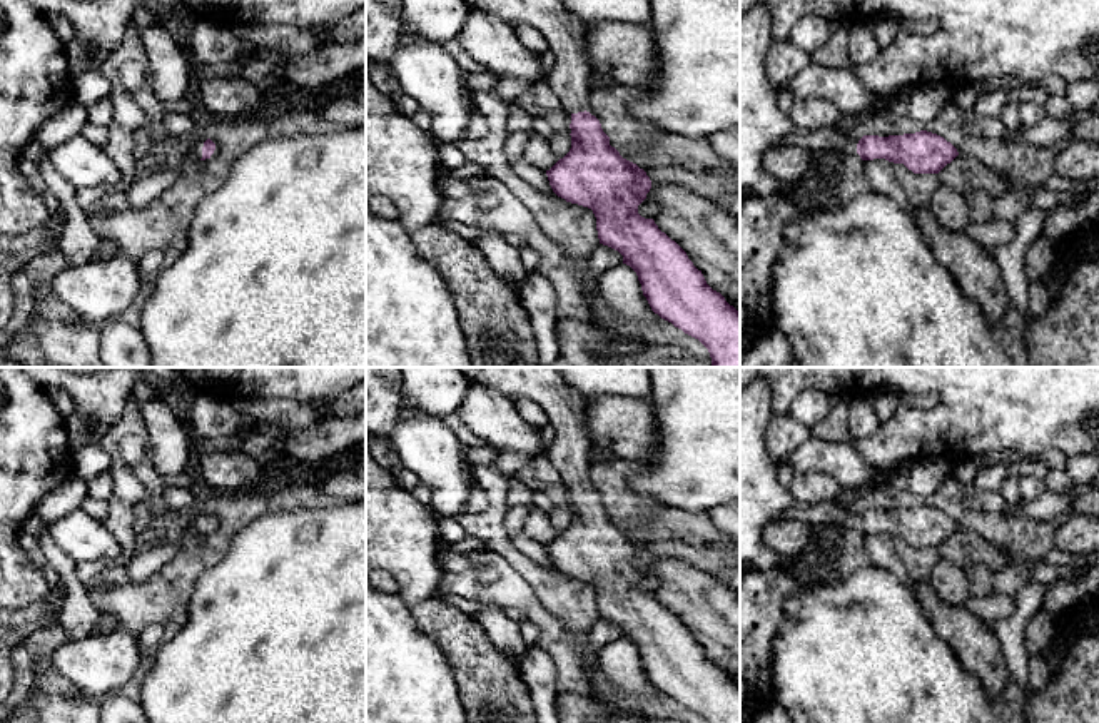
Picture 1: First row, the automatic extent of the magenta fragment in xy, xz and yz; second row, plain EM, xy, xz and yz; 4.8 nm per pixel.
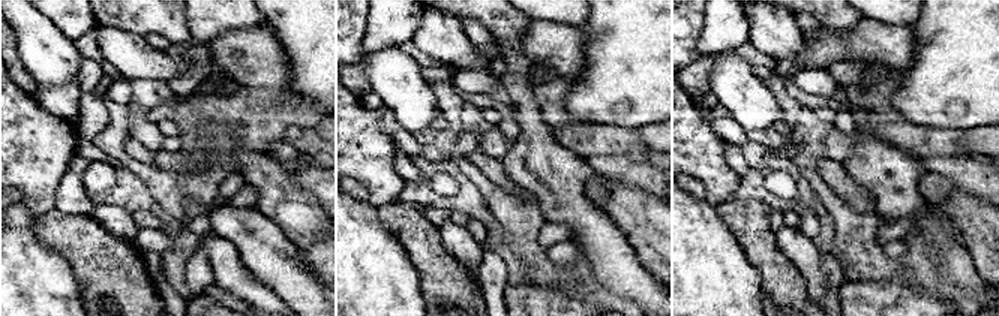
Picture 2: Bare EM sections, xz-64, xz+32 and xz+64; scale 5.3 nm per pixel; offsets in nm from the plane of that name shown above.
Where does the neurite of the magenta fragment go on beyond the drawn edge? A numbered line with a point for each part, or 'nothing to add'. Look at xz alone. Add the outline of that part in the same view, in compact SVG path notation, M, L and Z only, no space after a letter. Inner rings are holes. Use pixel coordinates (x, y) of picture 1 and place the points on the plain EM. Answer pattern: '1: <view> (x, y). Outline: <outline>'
1: xz (546, 386). Outline: M459 367L463 374L506 399L529 399L539 404L556 431L546 451L550 463L568 488L585 486L590 473L590 449L595 441L583 424L585 401L558 367Z

